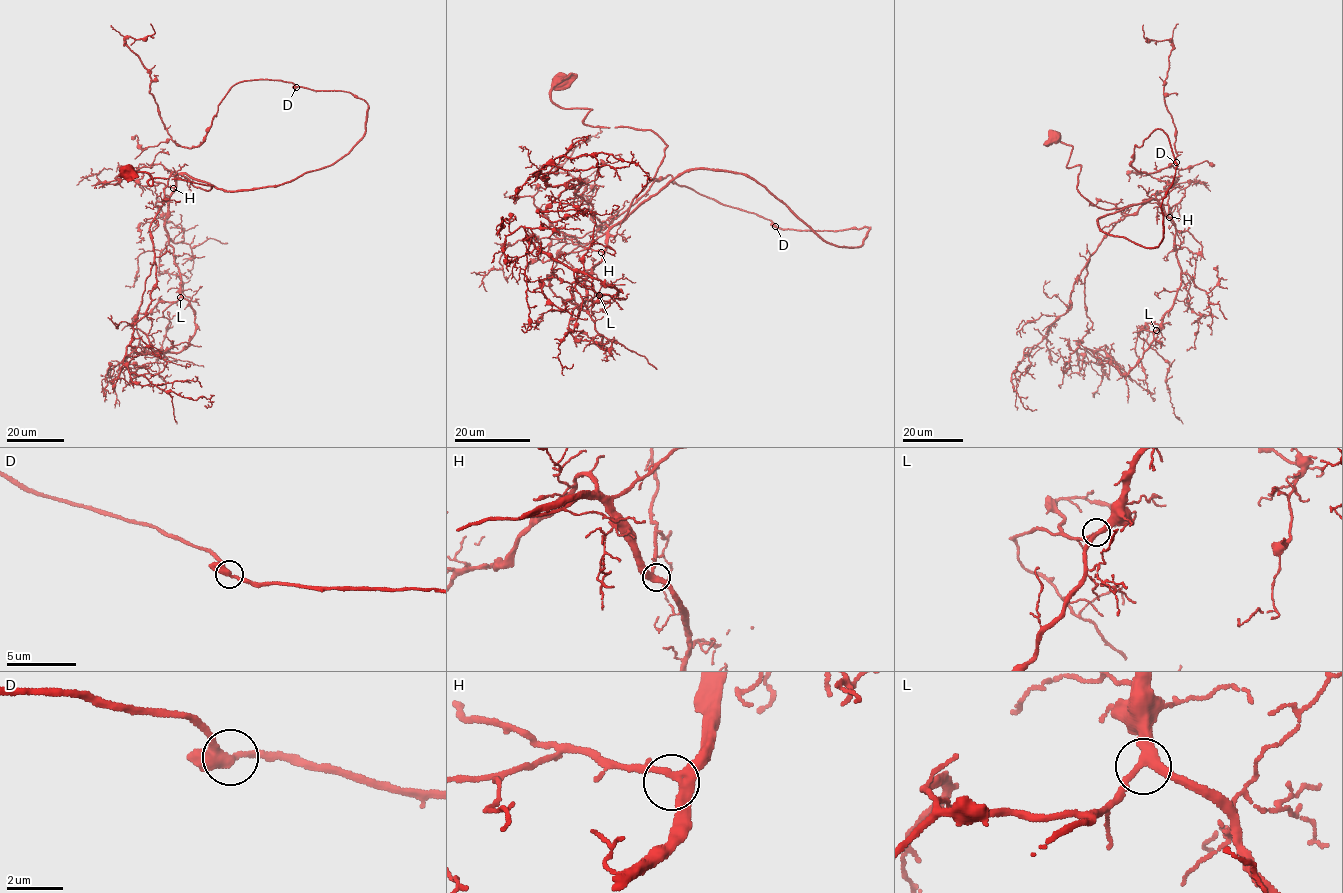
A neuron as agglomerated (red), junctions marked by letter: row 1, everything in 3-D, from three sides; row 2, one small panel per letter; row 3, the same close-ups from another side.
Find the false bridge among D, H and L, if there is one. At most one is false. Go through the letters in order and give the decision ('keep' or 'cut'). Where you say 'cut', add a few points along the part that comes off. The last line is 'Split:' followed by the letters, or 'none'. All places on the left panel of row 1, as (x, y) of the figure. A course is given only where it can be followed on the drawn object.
D: keep
H: keep
L: keep
Split: none

